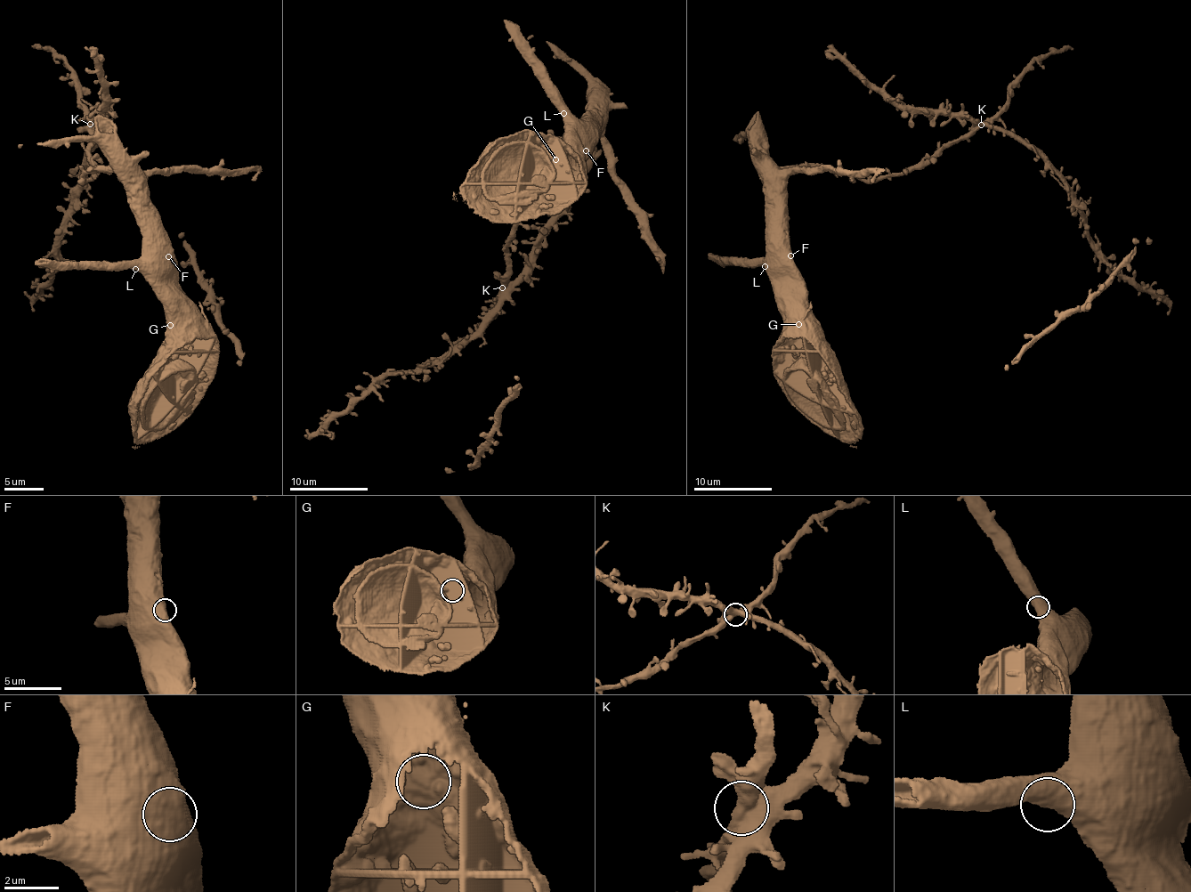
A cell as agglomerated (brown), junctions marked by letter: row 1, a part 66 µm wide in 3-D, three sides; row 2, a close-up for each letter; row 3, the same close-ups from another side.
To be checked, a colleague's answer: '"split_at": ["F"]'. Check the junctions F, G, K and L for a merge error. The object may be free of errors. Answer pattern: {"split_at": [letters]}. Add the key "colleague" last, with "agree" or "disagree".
{"split_at": [], "colleague": "disagree"}

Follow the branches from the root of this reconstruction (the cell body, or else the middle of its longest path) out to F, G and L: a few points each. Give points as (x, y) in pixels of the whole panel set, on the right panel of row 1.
F: (955, 140), (902, 174), (871, 177), (868, 181), (846, 171), (787, 168), (781, 174), (778, 211), (790, 255)
G: (955, 140), (902, 174), (868, 181), (819, 167), (782, 172), (779, 206), (789, 241), (791, 316), (798, 324)
L: (955, 140), (902, 174), (868, 181), (846, 171), (787, 168), (781, 174), (777, 219), (765, 266)

